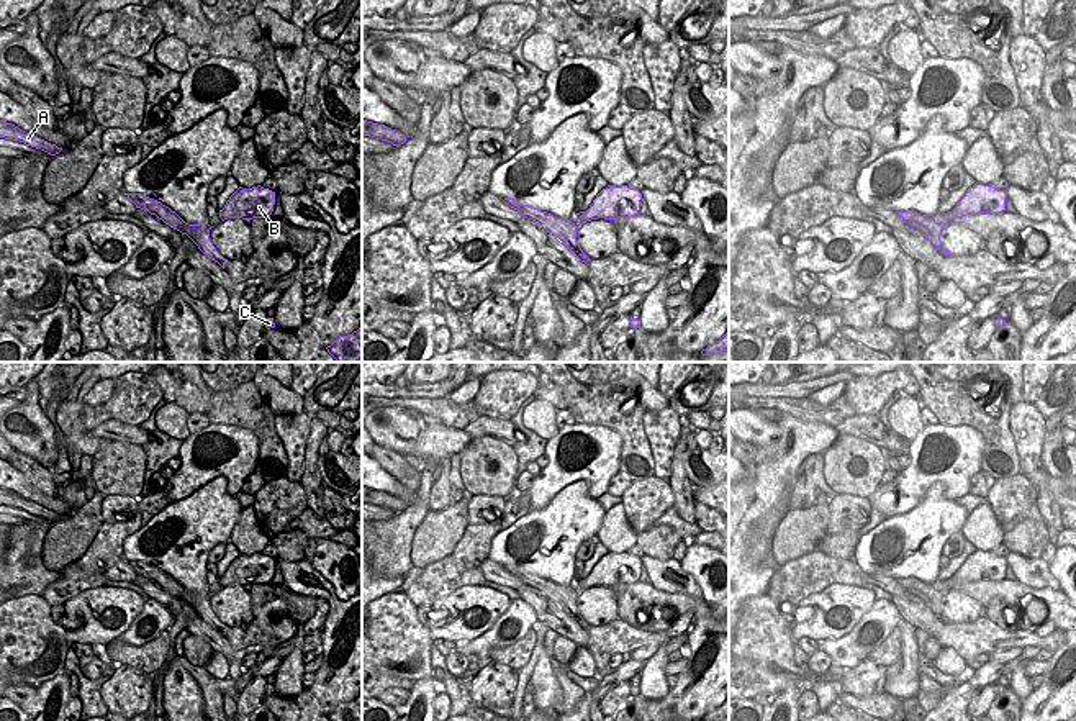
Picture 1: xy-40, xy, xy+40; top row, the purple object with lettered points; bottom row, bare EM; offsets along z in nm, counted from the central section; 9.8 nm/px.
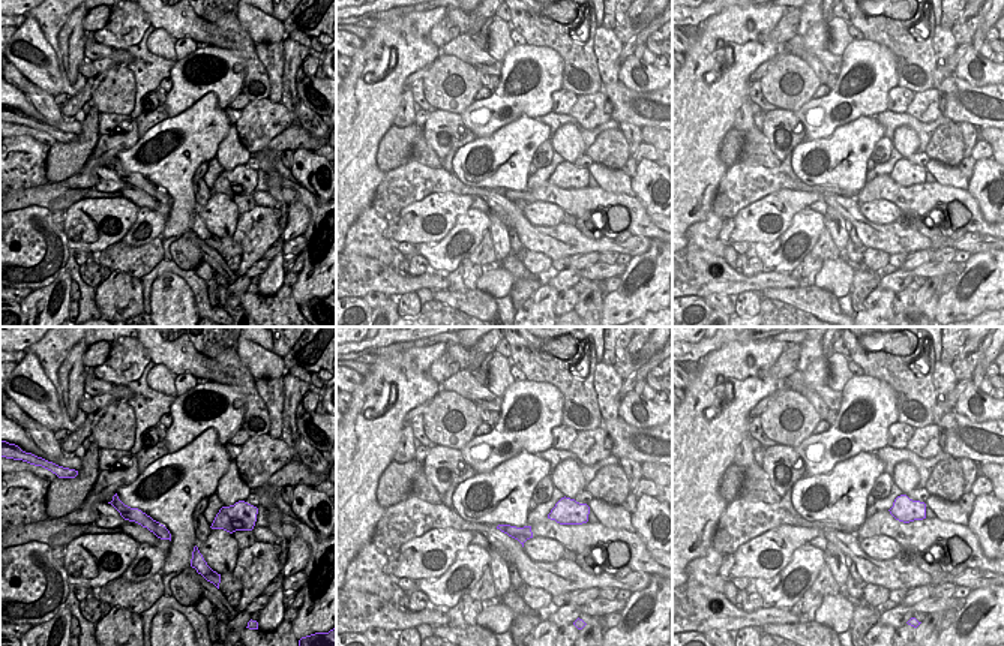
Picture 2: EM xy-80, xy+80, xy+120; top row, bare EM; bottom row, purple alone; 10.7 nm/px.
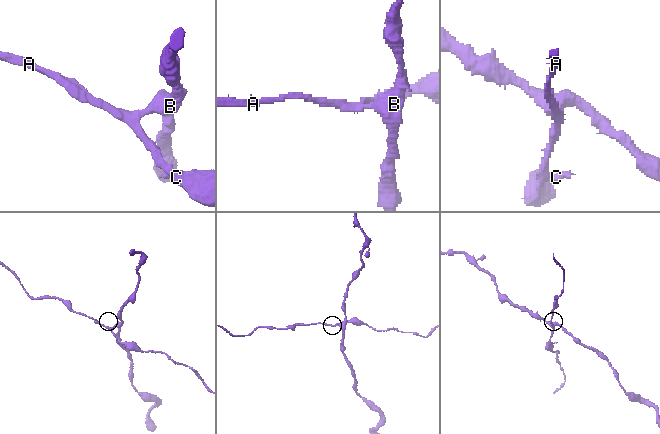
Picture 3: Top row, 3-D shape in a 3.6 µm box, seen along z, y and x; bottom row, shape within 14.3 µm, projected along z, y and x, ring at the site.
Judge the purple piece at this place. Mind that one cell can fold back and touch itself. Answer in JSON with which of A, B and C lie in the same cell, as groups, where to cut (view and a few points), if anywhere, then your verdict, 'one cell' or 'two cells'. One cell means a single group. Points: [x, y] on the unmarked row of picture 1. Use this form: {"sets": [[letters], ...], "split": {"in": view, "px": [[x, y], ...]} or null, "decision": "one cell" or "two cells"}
{"sets": [["A", "C"], ["B"]], "split": {"in": "xy+40", "px": [[942, 580], [950, 589]]}, "decision": "two cells"}

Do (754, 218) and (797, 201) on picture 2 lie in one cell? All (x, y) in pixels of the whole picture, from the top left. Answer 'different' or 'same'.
same

